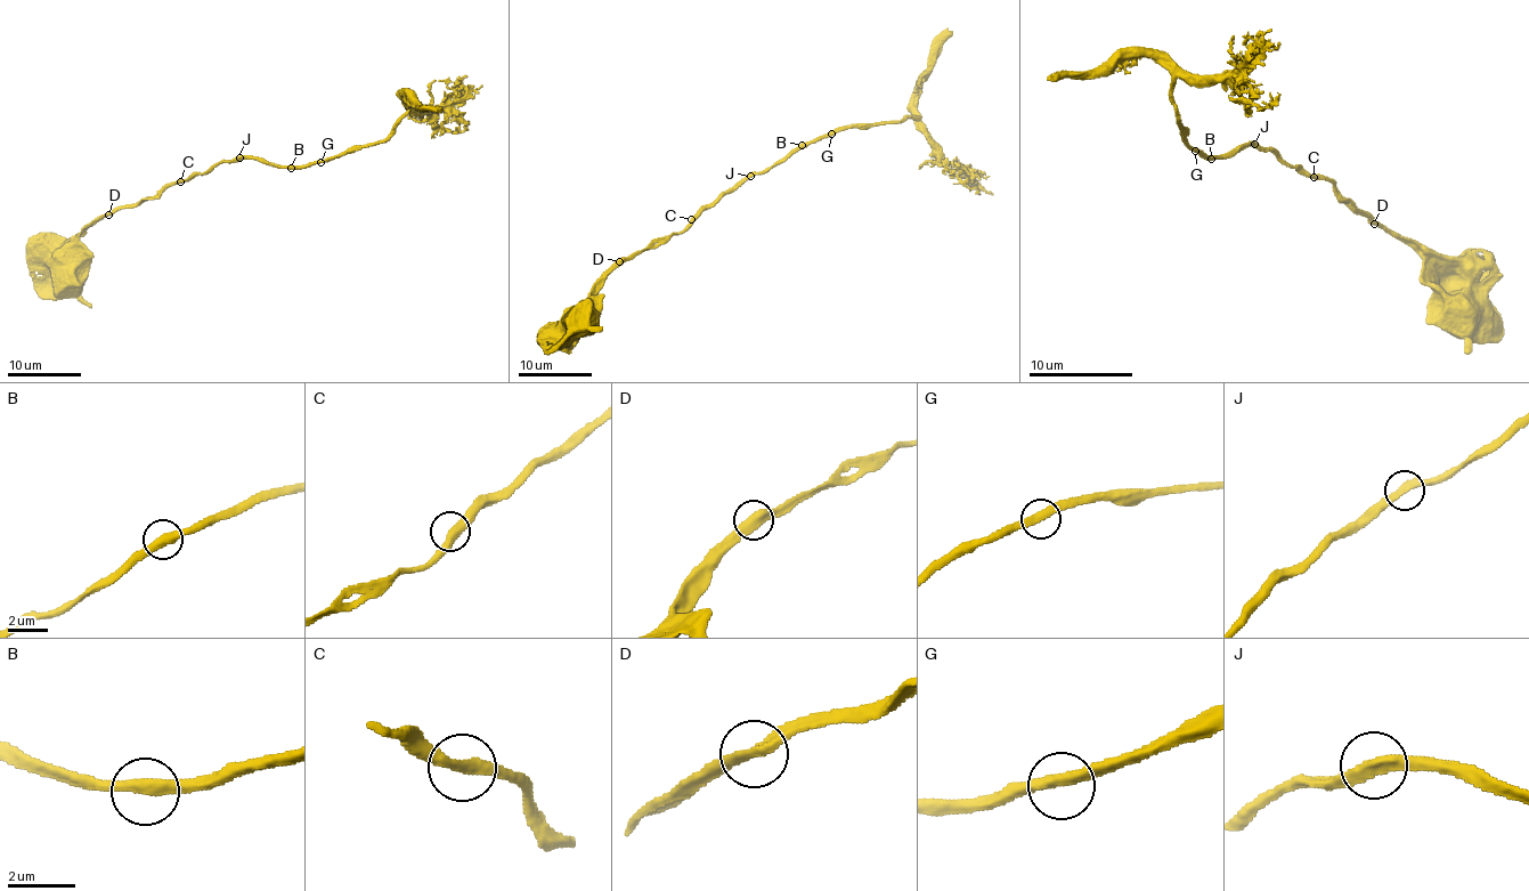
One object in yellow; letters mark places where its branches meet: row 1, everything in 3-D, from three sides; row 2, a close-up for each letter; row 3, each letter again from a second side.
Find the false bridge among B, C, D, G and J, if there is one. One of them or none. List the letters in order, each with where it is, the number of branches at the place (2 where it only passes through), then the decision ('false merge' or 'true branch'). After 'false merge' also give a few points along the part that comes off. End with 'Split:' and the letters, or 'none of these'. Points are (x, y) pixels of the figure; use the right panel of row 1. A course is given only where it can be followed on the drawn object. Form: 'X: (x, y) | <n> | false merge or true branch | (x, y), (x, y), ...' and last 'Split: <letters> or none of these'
B: (1211, 159) | 2 | true branch
C: (1314, 177) | 2 | true branch
D: (1374, 224) | 2 | true branch
G: (1195, 151) | 2 | true branch
J: (1254, 144) | 2 | true branch
Split: none of these

